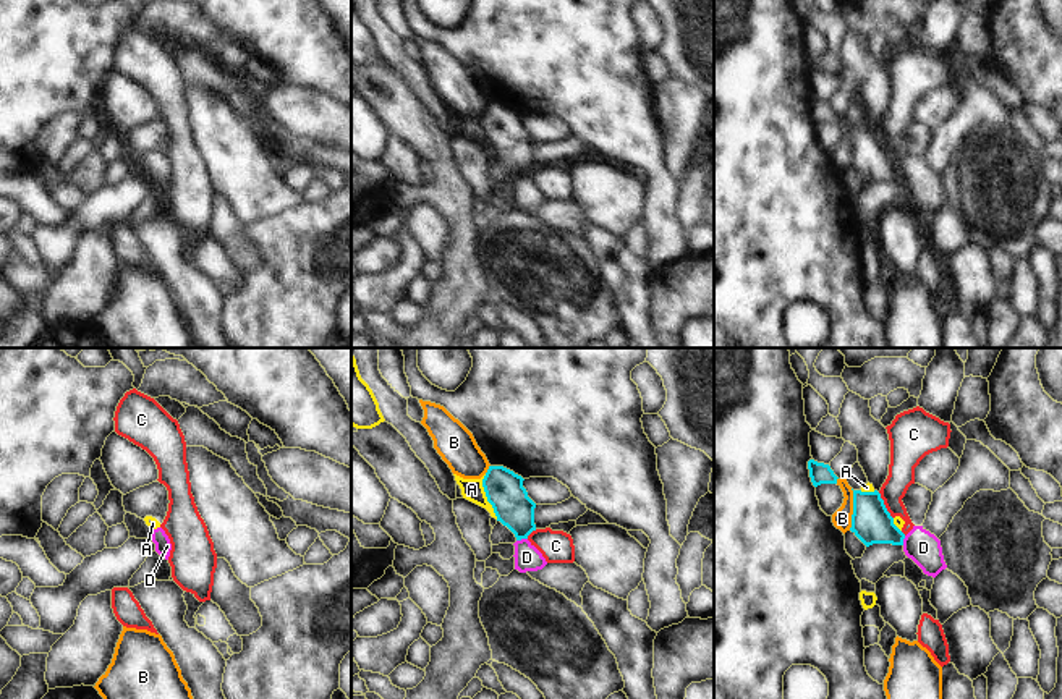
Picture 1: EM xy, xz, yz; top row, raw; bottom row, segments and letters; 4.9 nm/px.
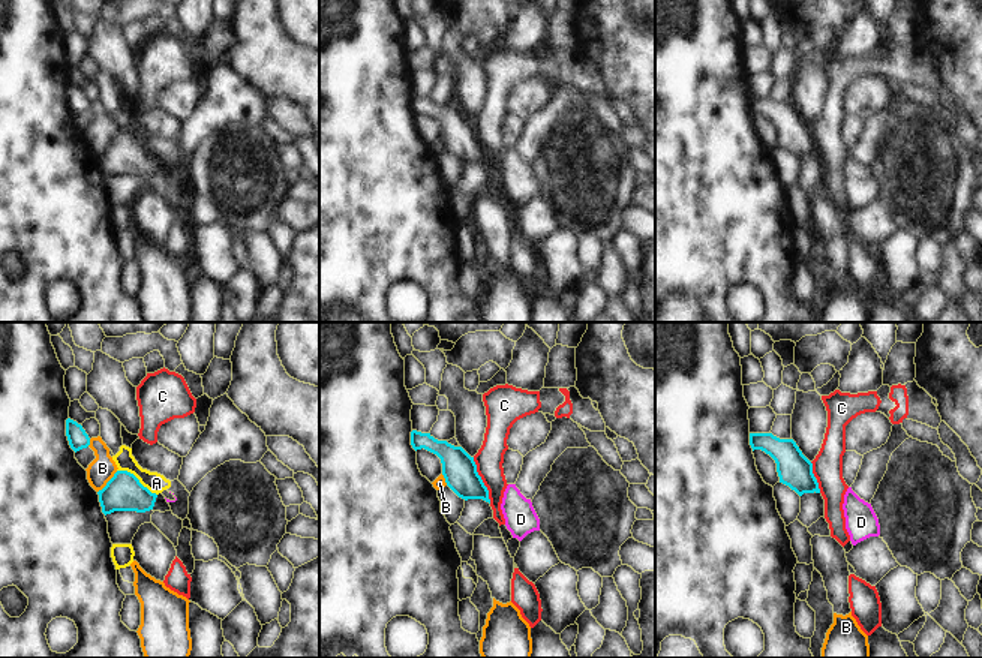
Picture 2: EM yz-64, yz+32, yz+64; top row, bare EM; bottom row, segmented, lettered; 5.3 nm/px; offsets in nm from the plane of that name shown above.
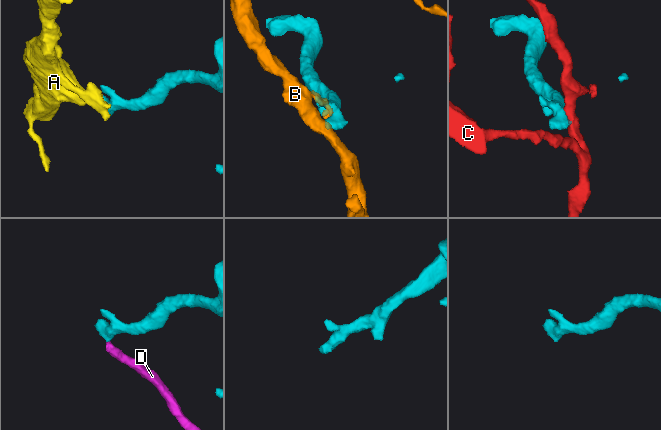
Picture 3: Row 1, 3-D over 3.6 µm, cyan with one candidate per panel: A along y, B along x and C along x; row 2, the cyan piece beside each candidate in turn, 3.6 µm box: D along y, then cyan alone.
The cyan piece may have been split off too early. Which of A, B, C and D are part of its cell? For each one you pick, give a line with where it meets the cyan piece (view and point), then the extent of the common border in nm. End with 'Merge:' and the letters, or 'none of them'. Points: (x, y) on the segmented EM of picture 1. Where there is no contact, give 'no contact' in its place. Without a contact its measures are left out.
Merge: none of them

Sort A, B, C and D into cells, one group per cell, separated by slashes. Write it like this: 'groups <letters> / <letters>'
groups A D / B / C

